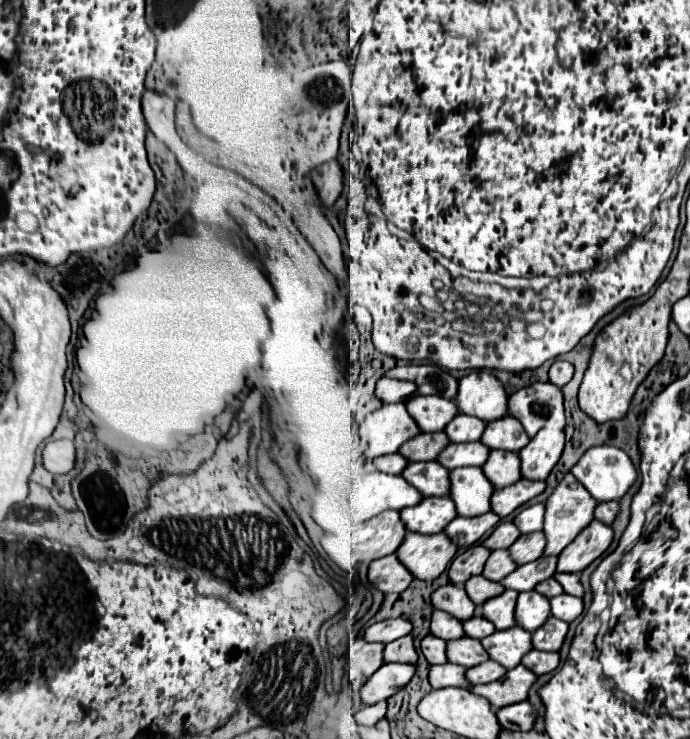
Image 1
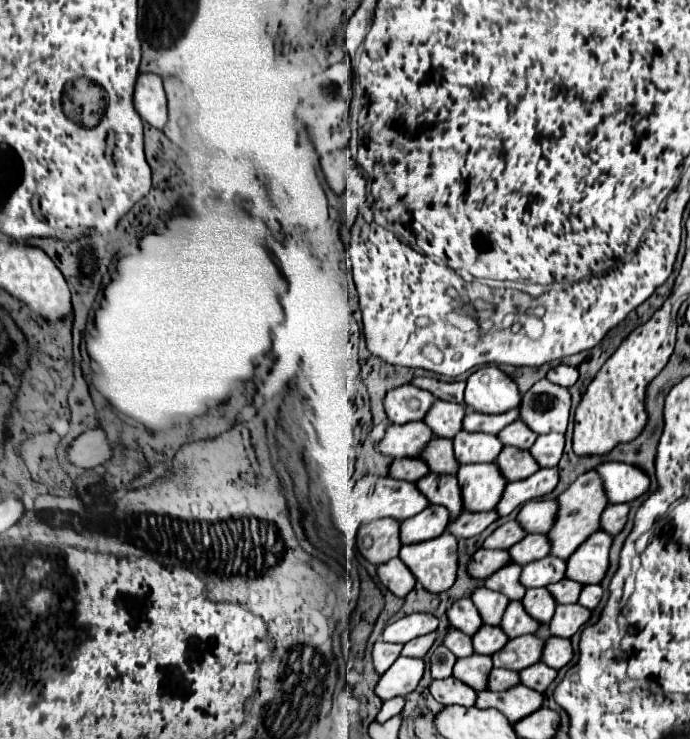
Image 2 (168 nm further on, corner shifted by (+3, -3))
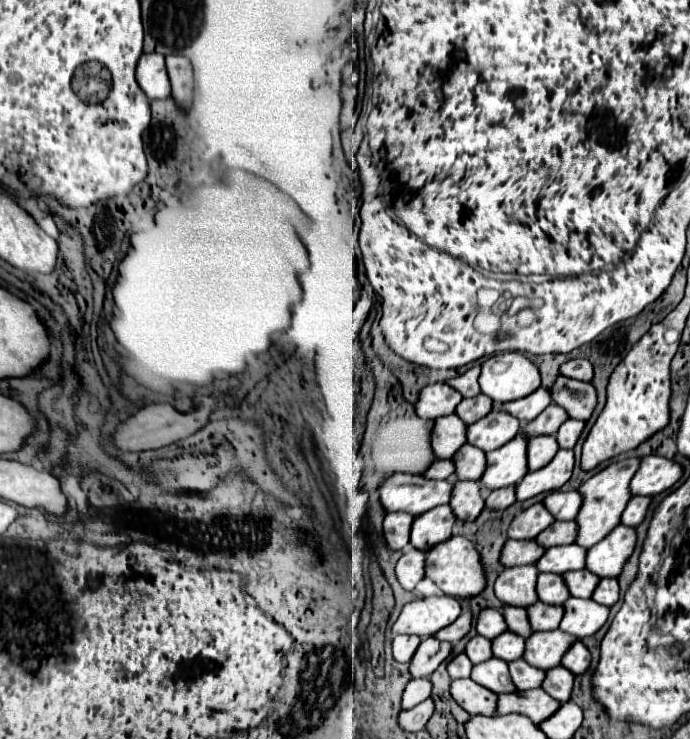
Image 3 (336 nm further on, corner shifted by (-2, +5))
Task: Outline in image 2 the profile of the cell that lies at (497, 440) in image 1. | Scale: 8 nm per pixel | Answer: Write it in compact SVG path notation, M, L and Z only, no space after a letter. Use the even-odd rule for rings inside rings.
M515 420L513 424L509 424L507 428L503 428L497 438L501 440L503 446L513 446L513 448L521 448L521 450L529 450L533 446L533 442L537 440L535 432L529 432L529 428L525 426L525 422Z

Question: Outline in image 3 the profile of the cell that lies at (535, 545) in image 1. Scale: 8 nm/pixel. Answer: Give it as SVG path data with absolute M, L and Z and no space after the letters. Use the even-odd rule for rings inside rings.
M570 520L570 522L554 522L550 528L540 532L536 536L536 540L544 548L552 548L552 546L560 546L560 544L574 544L576 534L578 534L578 524L574 524L574 520Z

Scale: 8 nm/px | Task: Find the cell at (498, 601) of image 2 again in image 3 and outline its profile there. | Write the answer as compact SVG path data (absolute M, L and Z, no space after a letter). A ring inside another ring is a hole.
M504 606L504 618L506 618L506 624L508 624L508 630L510 632L516 632L518 636L532 636L534 630L530 628L530 622L528 622L528 616L526 616L526 610L524 608L512 608L512 606Z

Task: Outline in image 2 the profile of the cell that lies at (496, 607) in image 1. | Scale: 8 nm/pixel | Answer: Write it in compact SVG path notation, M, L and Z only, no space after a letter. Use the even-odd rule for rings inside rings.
M511 600L507 610L505 610L505 616L501 620L501 630L509 638L517 638L517 636L535 632L537 628L539 628L539 622L533 620L531 616L527 616L527 612L521 606L521 602L519 600Z

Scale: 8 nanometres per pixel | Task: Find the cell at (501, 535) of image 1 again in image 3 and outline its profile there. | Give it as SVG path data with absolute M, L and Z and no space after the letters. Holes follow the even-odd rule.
M534 504L514 518L508 534L512 538L536 538L552 522L554 522L554 516L544 508L544 504Z

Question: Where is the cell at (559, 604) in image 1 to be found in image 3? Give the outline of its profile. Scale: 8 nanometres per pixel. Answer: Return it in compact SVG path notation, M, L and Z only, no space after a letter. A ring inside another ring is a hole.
M568 598L564 608L566 612L560 622L560 630L576 638L596 634L606 624L610 614L606 606L596 604L594 600L580 600L580 598Z

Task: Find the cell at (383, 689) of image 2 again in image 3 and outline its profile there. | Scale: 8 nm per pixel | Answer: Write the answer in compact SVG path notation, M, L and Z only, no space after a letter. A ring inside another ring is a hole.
M436 638L424 640L410 662L412 678L430 678L432 672L452 654L452 648L450 642L440 642Z

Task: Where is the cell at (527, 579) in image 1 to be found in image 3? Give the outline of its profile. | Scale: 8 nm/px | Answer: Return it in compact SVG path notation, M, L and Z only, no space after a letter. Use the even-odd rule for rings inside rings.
M578 544L554 546L554 548L548 548L542 560L536 562L536 568L540 572L556 572L556 574L564 574L570 570L582 570L586 566L586 552L588 550Z

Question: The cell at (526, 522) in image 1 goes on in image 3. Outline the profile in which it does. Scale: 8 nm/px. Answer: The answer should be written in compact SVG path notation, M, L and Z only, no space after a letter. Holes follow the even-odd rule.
M552 492L544 500L546 508L556 516L556 520L574 520L578 514L578 508L582 506L582 494L572 492Z

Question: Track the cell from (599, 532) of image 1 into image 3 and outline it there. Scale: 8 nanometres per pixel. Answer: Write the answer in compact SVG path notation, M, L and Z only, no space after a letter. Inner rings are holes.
M618 526L610 536L606 536L602 542L594 544L586 558L586 568L600 578L618 578L624 564L632 556L636 548L636 528L630 526Z

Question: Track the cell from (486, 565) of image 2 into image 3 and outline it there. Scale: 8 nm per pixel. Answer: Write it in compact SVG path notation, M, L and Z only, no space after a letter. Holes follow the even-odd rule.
M534 538L532 540L508 540L502 550L500 562L504 566L522 566L536 564L544 556L546 548L542 548Z

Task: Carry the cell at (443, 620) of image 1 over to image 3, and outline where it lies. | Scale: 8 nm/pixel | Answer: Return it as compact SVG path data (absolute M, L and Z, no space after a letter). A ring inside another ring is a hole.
M474 636L466 646L466 656L472 660L472 664L480 664L480 662L490 660L494 656L492 648L490 648L490 640L486 640L482 636Z

